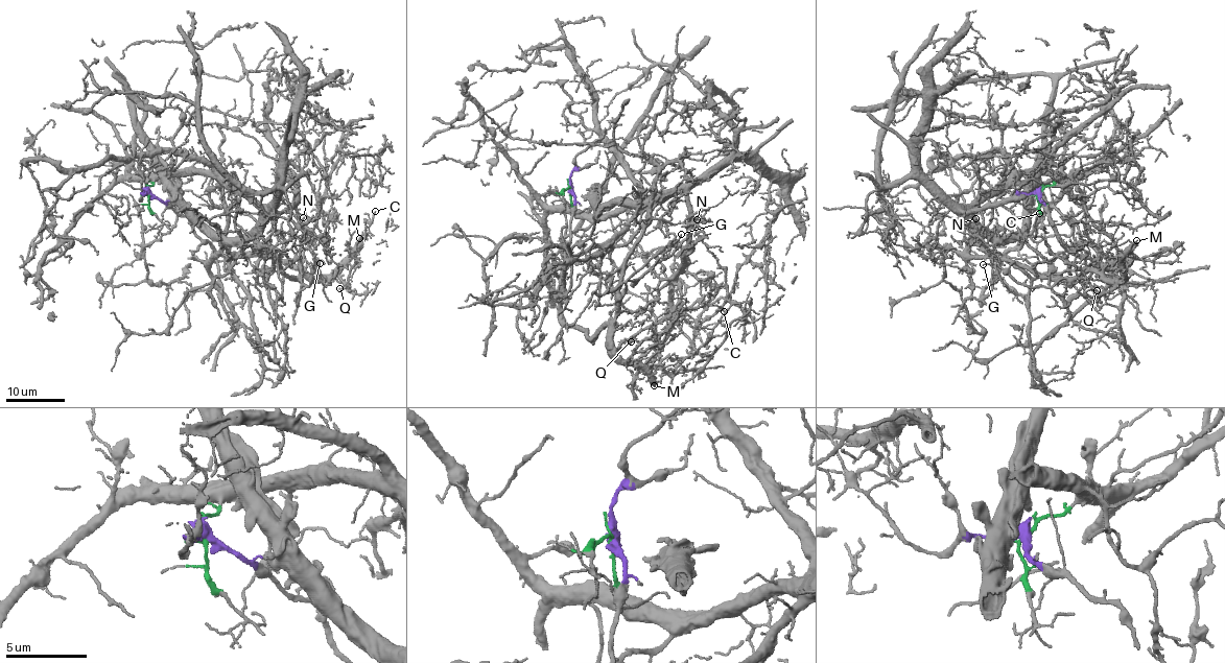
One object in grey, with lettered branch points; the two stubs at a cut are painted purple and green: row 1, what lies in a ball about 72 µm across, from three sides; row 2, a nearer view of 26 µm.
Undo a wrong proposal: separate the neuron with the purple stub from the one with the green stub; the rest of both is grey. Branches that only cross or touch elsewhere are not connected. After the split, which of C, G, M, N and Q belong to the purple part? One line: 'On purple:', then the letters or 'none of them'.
On purple: C, G, M, Q

